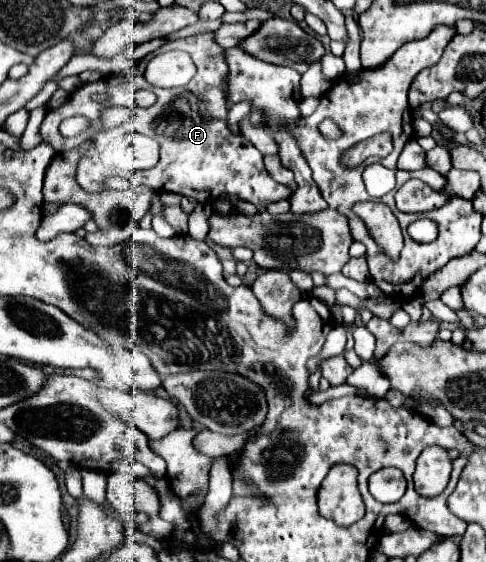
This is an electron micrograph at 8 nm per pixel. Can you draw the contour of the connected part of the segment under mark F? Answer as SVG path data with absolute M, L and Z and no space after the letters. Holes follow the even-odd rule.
M213 31L169 41L161 49L157 49L157 53L143 57L137 65L123 71L119 77L112 76L106 81L99 81L103 77L103 73L97 73L97 71L85 71L79 75L81 79L77 75L59 79L59 87L67 89L69 93L75 91L75 87L79 87L81 81L87 85L77 89L63 107L59 107L55 111L47 111L39 133L41 133L43 141L47 141L58 153L79 147L91 135L91 141L95 145L83 155L79 162L76 172L76 180L79 185L87 192L100 192L107 190L107 185L105 185L107 179L118 178L127 179L131 183L131 187L136 187L145 185L144 174L147 174L147 185L153 187L155 191L171 191L171 193L185 195L191 199L199 199L201 193L207 193L207 203L215 203L217 199L227 197L227 195L237 195L241 201L249 201L249 203L257 205L259 209L263 209L265 205L269 205L273 201L289 199L291 191L271 179L271 175L267 173L267 169L263 165L263 155L255 149L255 145L249 143L249 139L243 139L241 133L233 133L227 125L227 111L229 111L229 107L227 107L227 71L229 71L229 67L225 61L225 49L219 47L219 43L215 43ZM169 49L187 51L191 55L193 63L197 65L197 75L185 87L175 87L175 89L151 87L143 77L145 65L149 63L149 59L153 55L169 51ZM140 87L141 89L151 89L157 95L155 105L143 108L136 104L135 94ZM97 91L106 93L108 98L113 99L110 103L104 103L104 105L108 105L104 109L97 107L97 103L91 99L91 95ZM73 115L89 117L91 129L77 137L65 139L59 133L59 123L65 117L73 117ZM129 133L143 133L147 137L153 137L159 143L161 157L155 167L133 171L133 173L121 171L119 167L111 167L109 157L117 145L117 141L113 141L113 139L121 139Z

